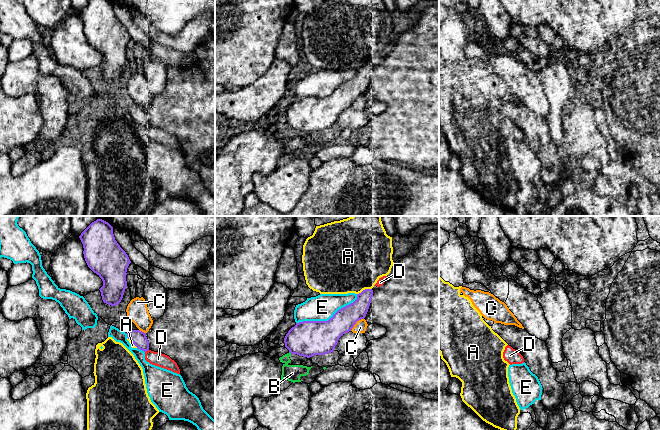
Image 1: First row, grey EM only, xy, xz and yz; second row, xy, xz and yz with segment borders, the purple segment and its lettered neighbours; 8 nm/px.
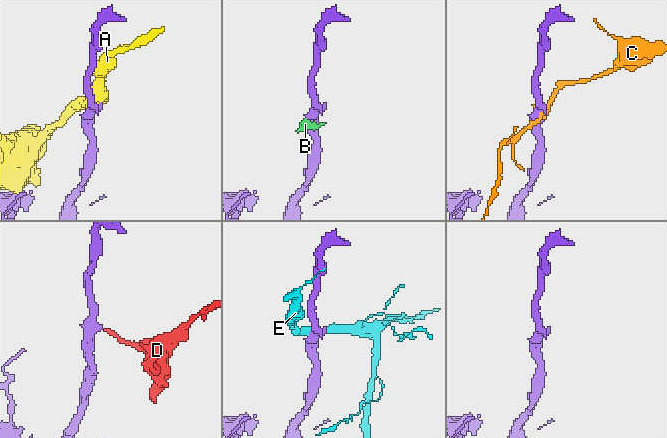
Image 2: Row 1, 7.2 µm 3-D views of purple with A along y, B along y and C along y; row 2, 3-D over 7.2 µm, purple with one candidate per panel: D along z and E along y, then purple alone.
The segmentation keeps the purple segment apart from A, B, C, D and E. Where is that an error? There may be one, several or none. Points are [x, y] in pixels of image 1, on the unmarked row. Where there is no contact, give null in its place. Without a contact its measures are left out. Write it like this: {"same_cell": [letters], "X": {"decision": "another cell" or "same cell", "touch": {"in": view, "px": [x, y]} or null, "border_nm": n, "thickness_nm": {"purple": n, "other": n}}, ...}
{"same_cell": ["D"], "A": {"decision": "another cell", "touch": {"in": "xz", "px": [365, 65]}, "border_nm": 130, "thickness_nm": {"purple": 160, "other": 500}}, "B": {"decision": "another cell", "touch": {"in": "xz", "px": [290, 128]}, "border_nm": 30, "thickness_nm": {"purple": 280, "other": 130}}, "C": {"decision": "another cell", "touch": {"in": "xz", "px": [355, 99]}, "border_nm": 150, "thickness_nm": {"purple": 220, "other": 100}}, "D": {"decision": "same cell", "touch": {"in": "xy", "px": [146, 126]}, "border_nm": 40, "thickness_nm": {"purple": 120, "other": 110}}, "E": {"decision": "another cell", "touch": {"in": "xz", "px": [329, 95]}, "border_nm": 550, "thickness_nm": {"purple": 280, "other": 200}}}

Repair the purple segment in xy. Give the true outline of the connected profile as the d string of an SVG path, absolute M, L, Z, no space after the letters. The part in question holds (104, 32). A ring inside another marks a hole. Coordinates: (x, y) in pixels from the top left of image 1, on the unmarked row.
M90 0L79 12L88 43L103 57L99 65L104 79L118 81L127 62L127 44L131 39L115 16L110 0Z

